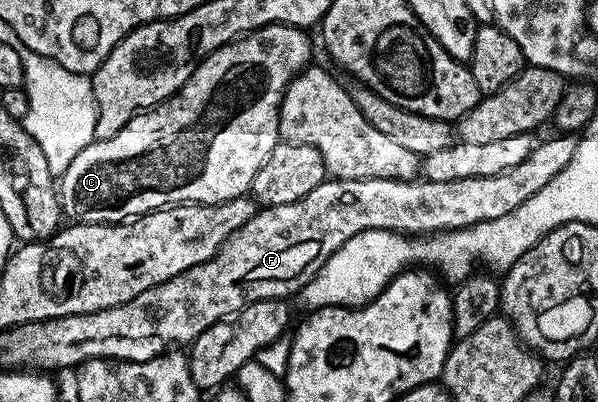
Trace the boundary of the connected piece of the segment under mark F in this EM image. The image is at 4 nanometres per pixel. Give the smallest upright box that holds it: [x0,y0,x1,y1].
[19,137,576,367]

